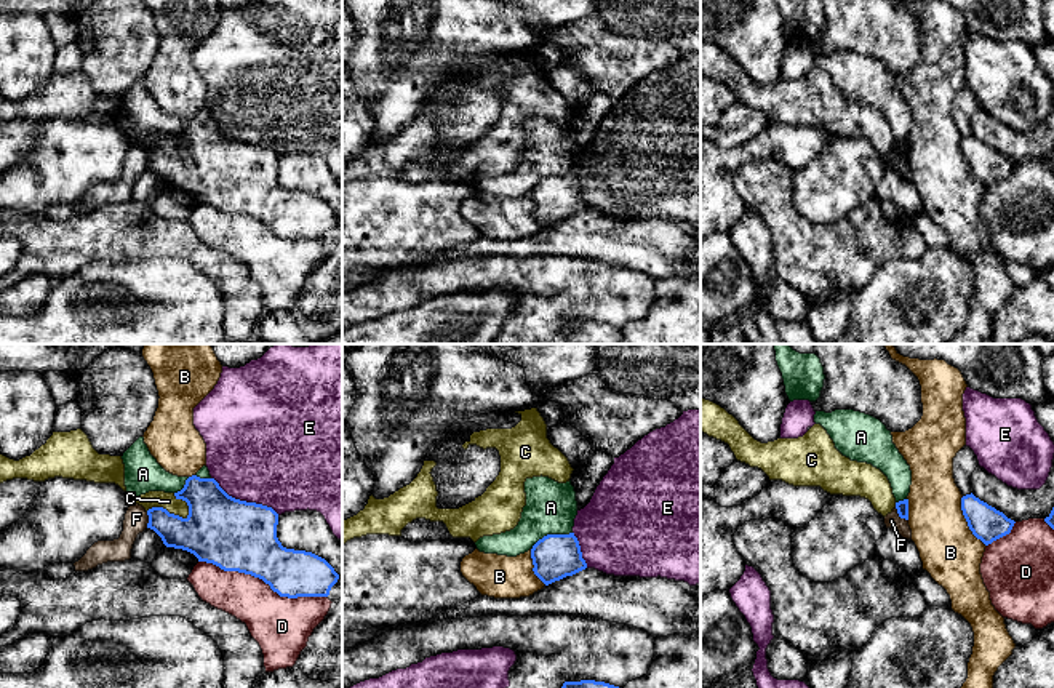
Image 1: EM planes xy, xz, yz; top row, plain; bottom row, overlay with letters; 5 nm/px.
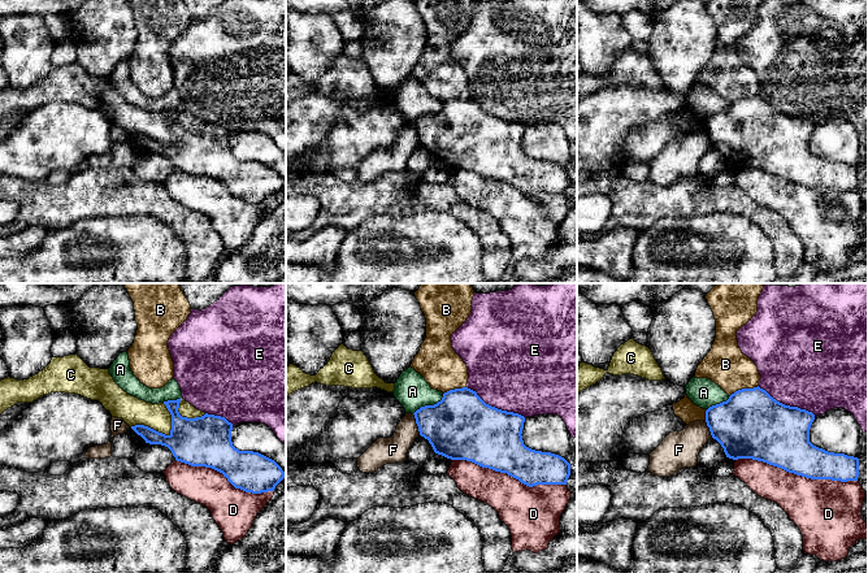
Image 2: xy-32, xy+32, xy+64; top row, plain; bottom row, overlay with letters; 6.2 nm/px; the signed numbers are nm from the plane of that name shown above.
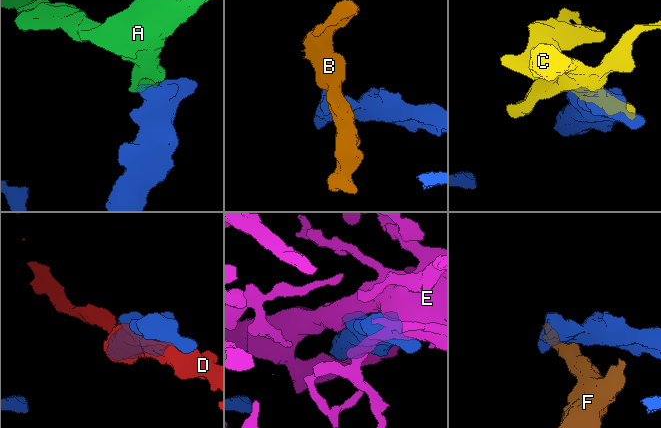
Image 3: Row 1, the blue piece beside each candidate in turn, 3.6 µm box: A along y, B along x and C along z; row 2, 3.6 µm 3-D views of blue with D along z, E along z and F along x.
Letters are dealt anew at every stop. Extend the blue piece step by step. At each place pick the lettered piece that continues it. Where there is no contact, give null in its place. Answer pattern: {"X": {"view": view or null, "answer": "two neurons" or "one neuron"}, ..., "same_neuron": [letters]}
{"A": {"view": "xz", "answer": "two neurons"}, "B": {"view": "yz", "answer": "two neurons"}, "C": {"view": "xy", "answer": "two neurons"}, "D": {"view": "xy", "answer": "two neurons"}, "E": {"view": "xy", "answer": "two neurons"}, "F": {"view": "yz", "answer": "two neurons"}, "same_neuron": []}

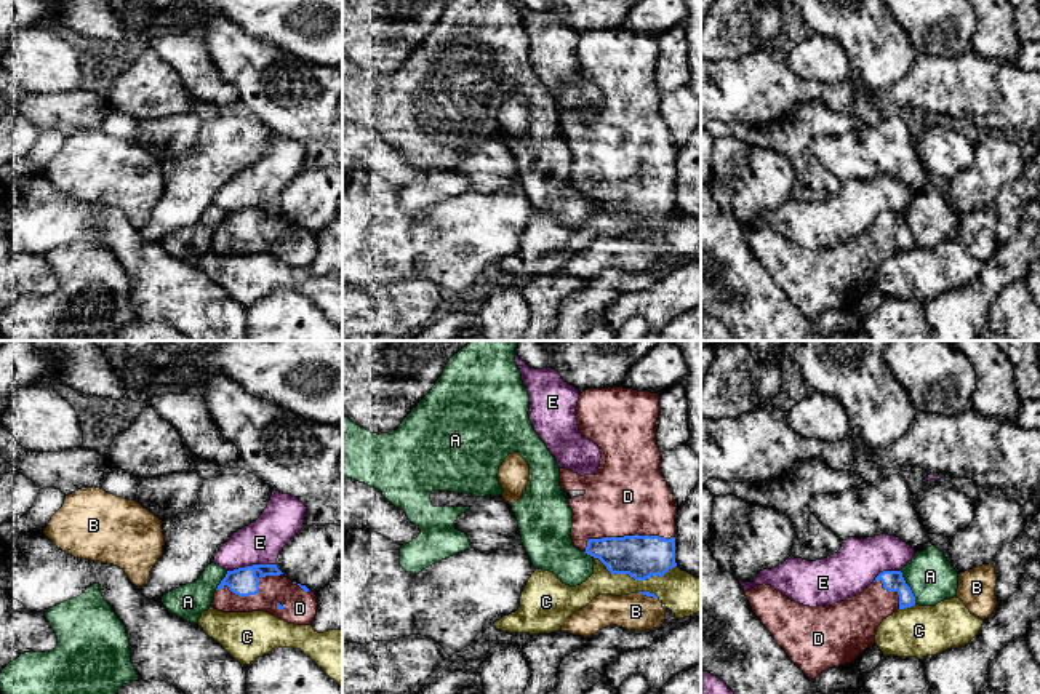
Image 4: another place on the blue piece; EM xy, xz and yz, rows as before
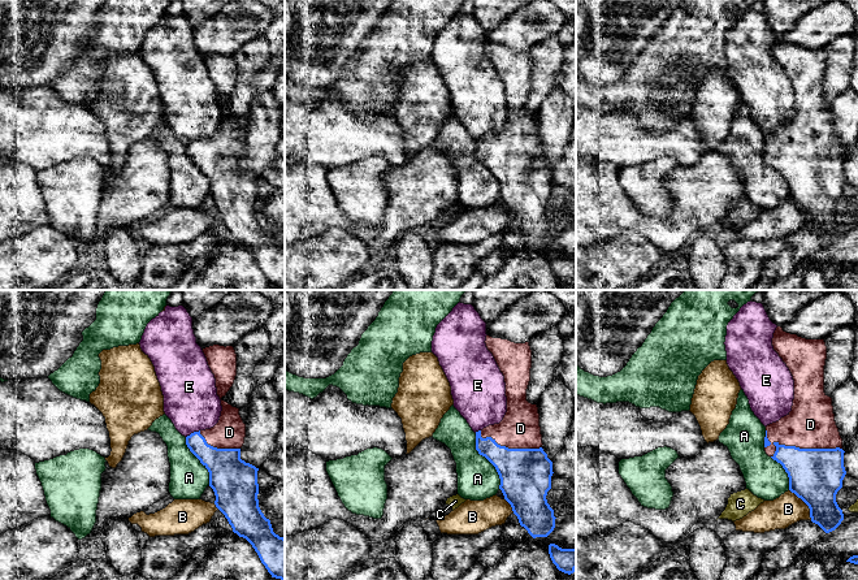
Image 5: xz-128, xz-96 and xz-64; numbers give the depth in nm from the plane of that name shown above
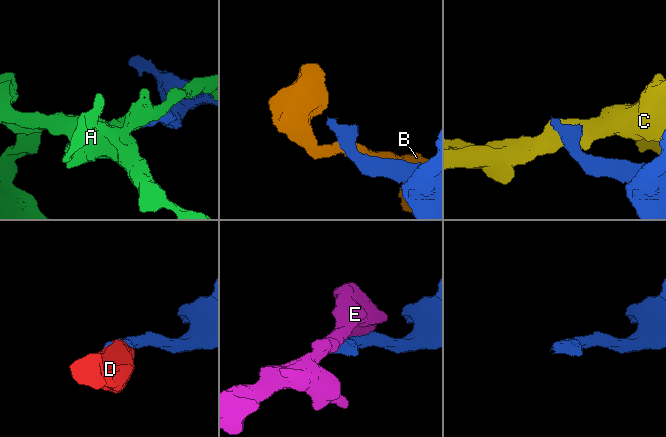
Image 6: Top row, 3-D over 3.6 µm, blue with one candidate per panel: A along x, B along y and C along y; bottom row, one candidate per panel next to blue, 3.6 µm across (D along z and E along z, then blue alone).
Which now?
{"A": {"view": "yz", "answer": "two neurons"}, "B": {"view": "xz", "answer": "two neurons"}, "C": {"view": "xz", "answer": "two neurons"}, "D": {"view": "xz", "answer": "one neuron"}, "E": {"view": "xy", "answer": "two neurons"}, "same_neuron": ["D"]}

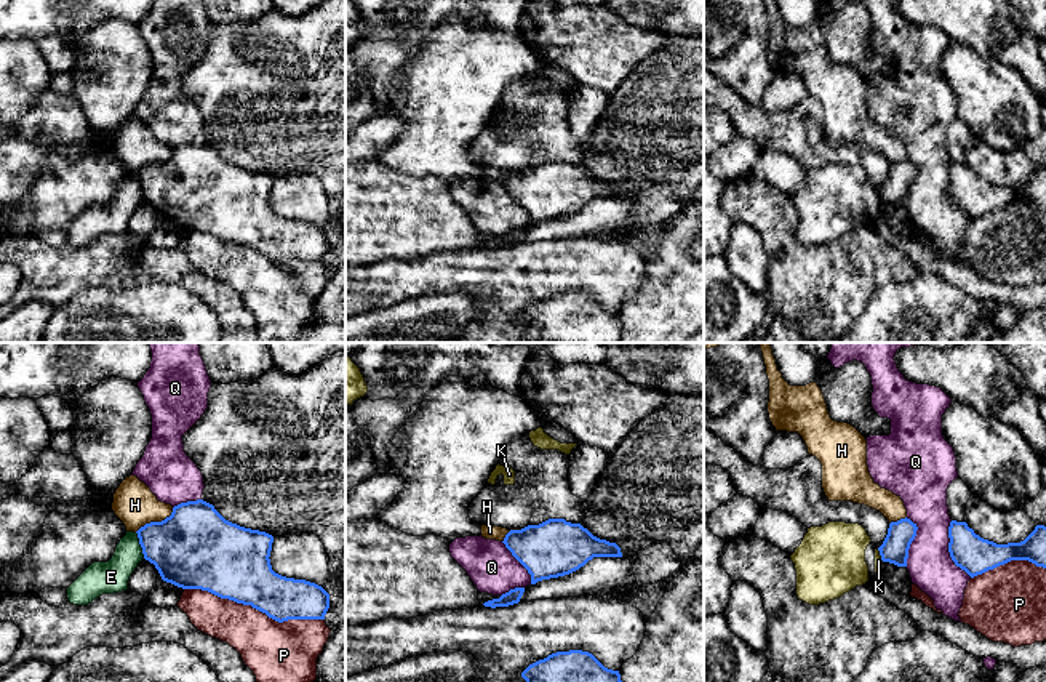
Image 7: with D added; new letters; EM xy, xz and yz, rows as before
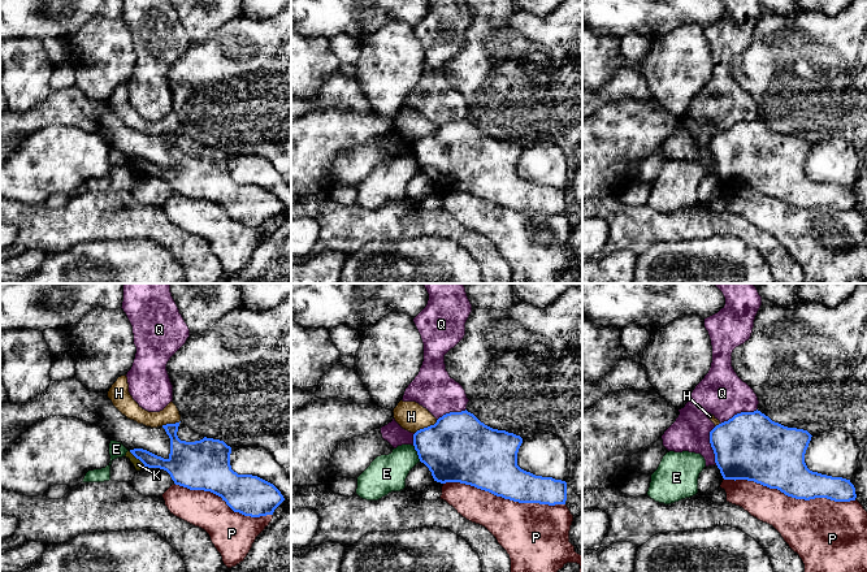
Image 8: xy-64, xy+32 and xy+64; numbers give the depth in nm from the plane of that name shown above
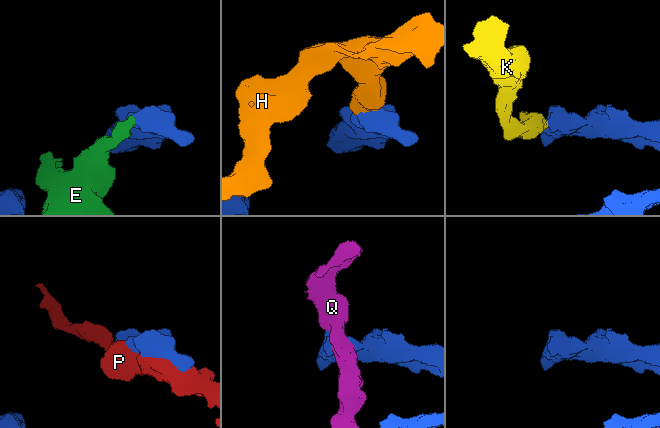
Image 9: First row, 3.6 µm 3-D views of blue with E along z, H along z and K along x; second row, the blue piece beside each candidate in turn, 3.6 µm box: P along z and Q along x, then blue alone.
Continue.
{"E": {"view": "xy", "answer": "two neurons"}, "H": {"view": "xy", "answer": "two neurons"}, "K": {"view": "yz", "answer": "two neurons"}, "P": {"view": "xy", "answer": "two neurons"}, "Q": {"view": "yz", "answer": "two neurons"}, "same_neuron": []}

